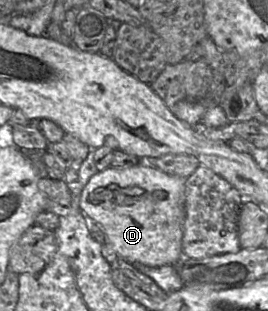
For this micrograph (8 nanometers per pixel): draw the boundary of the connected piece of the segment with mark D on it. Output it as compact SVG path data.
M151 164L97 172L83 188L79 207L104 230L109 247L129 263L150 267L174 265L182 256L186 178L162 172Z

